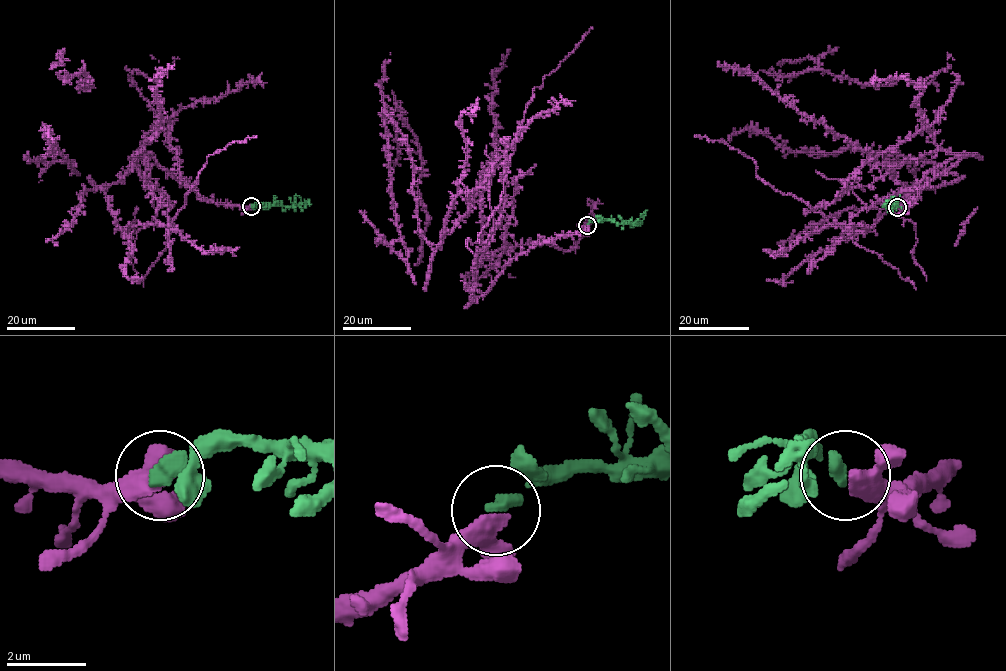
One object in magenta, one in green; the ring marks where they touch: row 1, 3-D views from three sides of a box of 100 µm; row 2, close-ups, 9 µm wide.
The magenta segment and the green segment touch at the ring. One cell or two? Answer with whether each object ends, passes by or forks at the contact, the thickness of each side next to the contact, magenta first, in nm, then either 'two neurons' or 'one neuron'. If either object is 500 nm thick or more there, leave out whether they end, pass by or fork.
magenta passes by; green ends there; 400 nm thick on the magenta side, 400 nm on the other; one neuron

